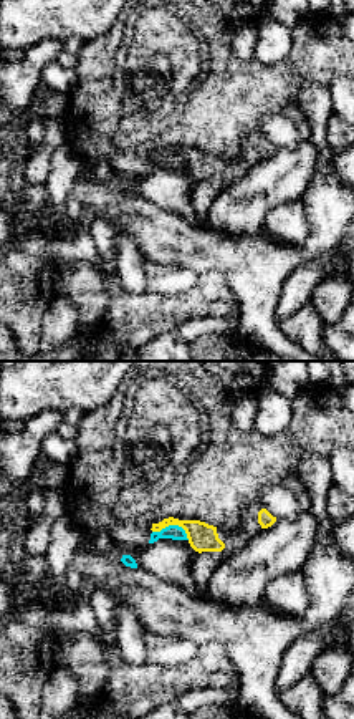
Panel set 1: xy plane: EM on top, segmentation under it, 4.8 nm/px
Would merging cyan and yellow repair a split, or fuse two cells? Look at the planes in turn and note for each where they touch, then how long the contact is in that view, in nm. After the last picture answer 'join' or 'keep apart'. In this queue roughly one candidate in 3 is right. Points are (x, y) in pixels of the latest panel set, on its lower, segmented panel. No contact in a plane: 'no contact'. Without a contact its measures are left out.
(172, 525) | 190 nm

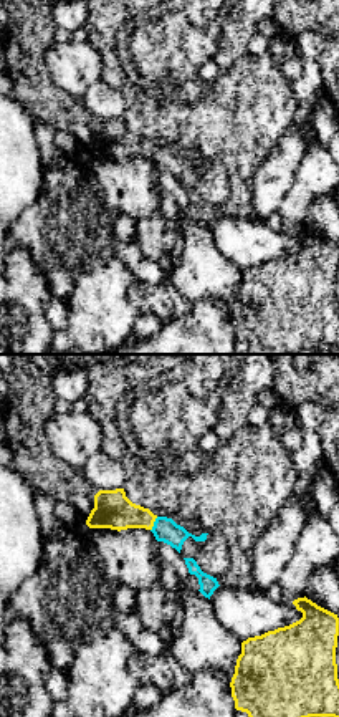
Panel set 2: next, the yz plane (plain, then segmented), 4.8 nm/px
(154, 524) | 80 nm

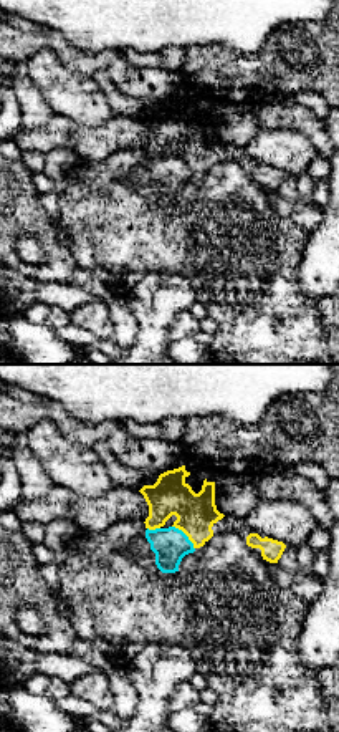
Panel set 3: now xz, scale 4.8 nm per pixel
(186, 535) | 160 nm

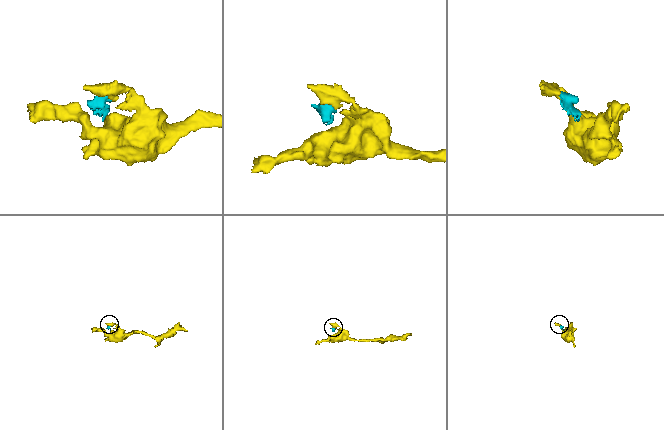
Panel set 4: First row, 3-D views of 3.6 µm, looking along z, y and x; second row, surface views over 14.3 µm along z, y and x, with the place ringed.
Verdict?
keep apart

